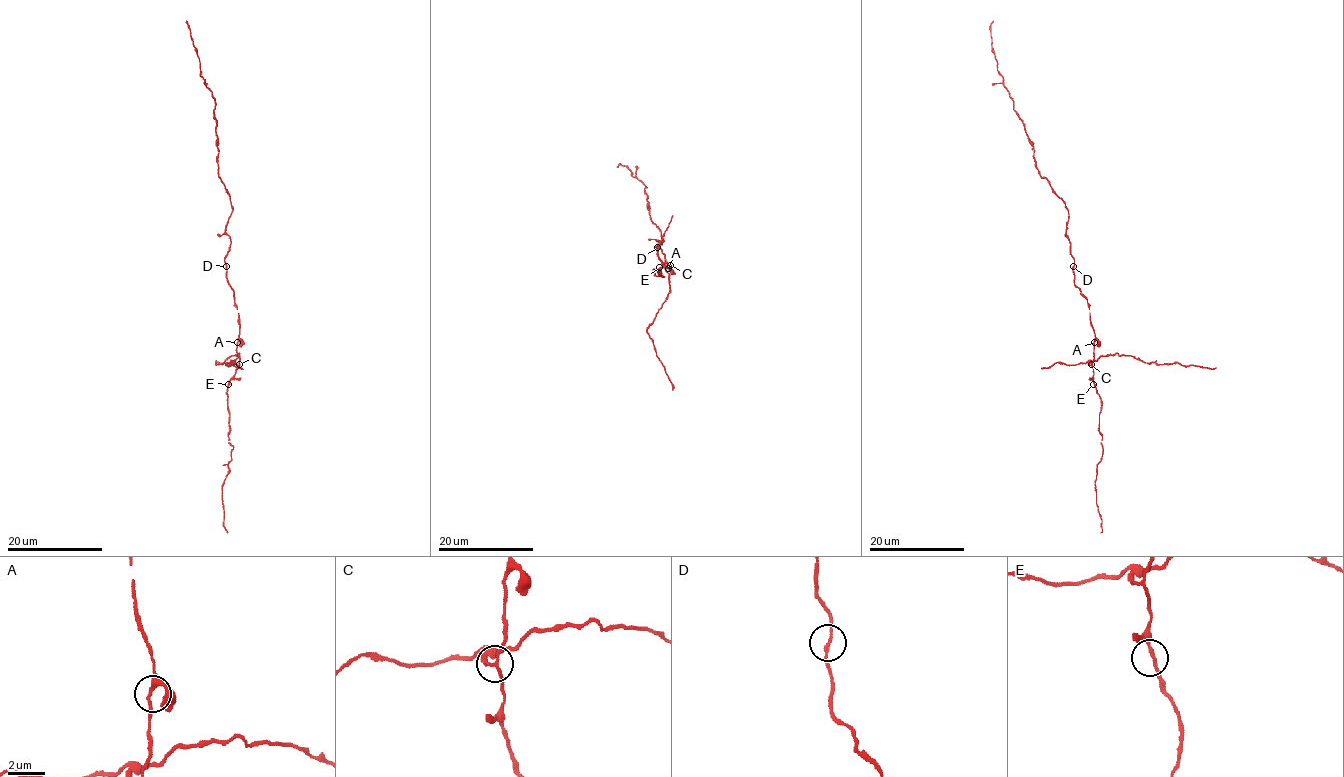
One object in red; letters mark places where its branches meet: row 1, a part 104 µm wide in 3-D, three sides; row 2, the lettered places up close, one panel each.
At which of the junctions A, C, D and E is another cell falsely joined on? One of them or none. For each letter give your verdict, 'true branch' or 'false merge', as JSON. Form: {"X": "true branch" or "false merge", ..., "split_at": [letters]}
{"A": "true branch", "C": "false merge", "D": "true branch", "E": "true branch", "split_at": ["C"]}

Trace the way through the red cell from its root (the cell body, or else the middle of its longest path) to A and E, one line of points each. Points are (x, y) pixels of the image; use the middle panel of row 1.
A: (657, 247), (670, 265), (668, 268)
E: (657, 247), (670, 265), (670, 268), (659, 267)

